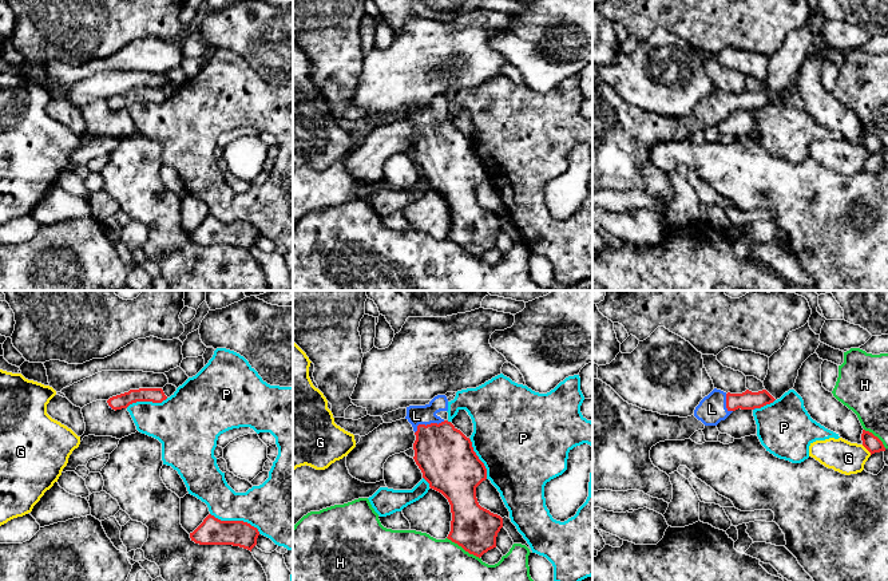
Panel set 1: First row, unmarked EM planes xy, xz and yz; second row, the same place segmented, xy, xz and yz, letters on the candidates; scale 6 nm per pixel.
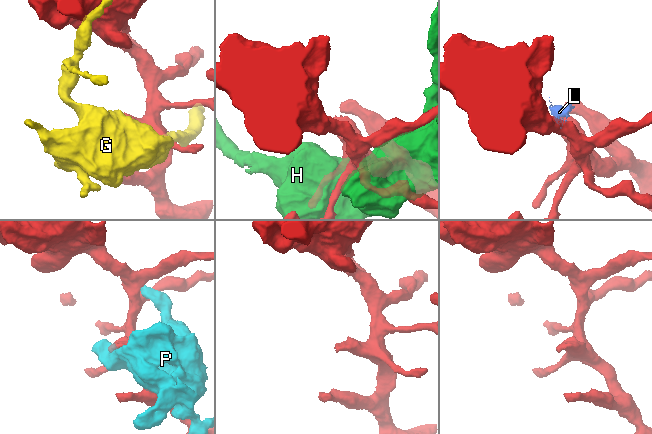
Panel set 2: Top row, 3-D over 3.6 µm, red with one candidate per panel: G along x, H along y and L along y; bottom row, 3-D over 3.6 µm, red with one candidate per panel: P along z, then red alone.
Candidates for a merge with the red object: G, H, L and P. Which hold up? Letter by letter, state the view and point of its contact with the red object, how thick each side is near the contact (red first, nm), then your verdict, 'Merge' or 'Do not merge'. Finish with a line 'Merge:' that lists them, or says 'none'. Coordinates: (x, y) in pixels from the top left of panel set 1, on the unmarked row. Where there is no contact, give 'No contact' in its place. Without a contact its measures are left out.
G: Touches red at yz (867, 149). Thickness 100 nm (red) against 190 nm. Do not merge
H: Touches red at xz (463, 248). Thickness 280 nm (red) against 500 nm. Do not merge
L: Touches red at xz (427, 125). Thickness 340 nm (red) against 120 nm. Merge
P: Touches red at xy (236, 221). Thickness 160 nm (red) against 320 nm. Do not merge
Merge: L

